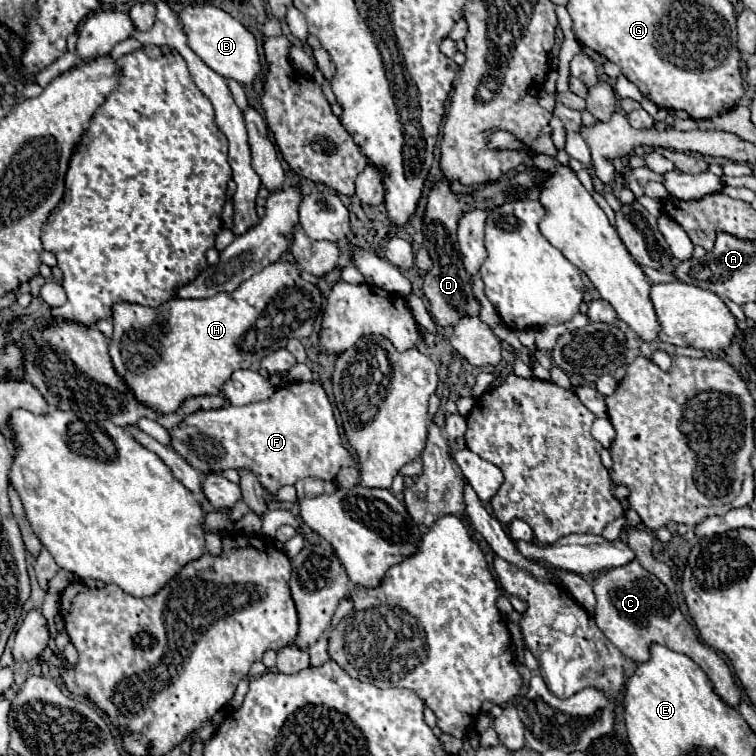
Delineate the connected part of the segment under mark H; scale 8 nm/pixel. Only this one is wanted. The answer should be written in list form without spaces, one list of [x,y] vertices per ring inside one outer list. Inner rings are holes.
[[[277,261],[265,267],[261,273],[243,281],[229,297],[211,299],[169,299],[159,307],[143,307],[135,303],[115,303],[113,305],[113,337],[109,343],[109,355],[113,369],[121,381],[131,389],[135,399],[153,409],[155,413],[173,413],[183,401],[199,395],[221,393],[223,383],[231,377],[235,369],[251,369],[255,347],[257,363],[269,353],[287,345],[289,339],[303,339],[313,333],[315,319],[321,313],[321,293],[315,285],[307,283],[299,275],[295,263]],[[263,315],[263,327],[255,327],[257,319]]]

